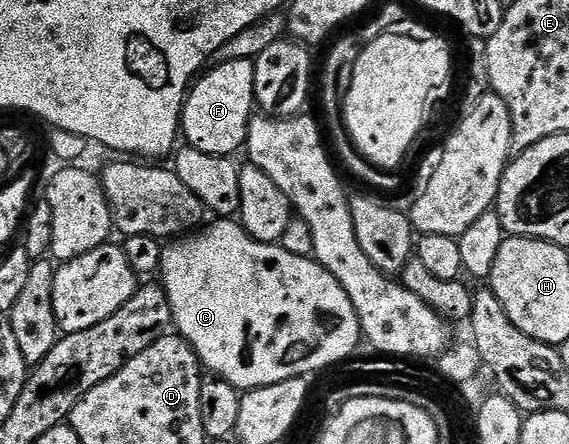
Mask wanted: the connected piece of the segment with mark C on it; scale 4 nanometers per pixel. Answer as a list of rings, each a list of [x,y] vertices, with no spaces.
[[[219,217],[214,221],[216,223],[209,224],[210,222],[208,222],[202,229],[168,242],[163,249],[163,266],[161,268],[161,276],[163,275],[161,286],[169,297],[174,330],[195,350],[200,364],[206,370],[208,367],[211,370],[208,372],[212,376],[224,379],[229,385],[246,393],[255,391],[259,387],[277,385],[281,381],[311,377],[314,371],[323,371],[326,367],[331,367],[334,363],[349,358],[358,349],[363,330],[359,324],[357,313],[353,309],[353,301],[349,301],[345,289],[341,289],[341,285],[322,265],[316,263],[314,258],[297,257],[293,253],[289,253],[278,242],[262,243],[257,241],[245,230],[242,223],[234,218]]]

